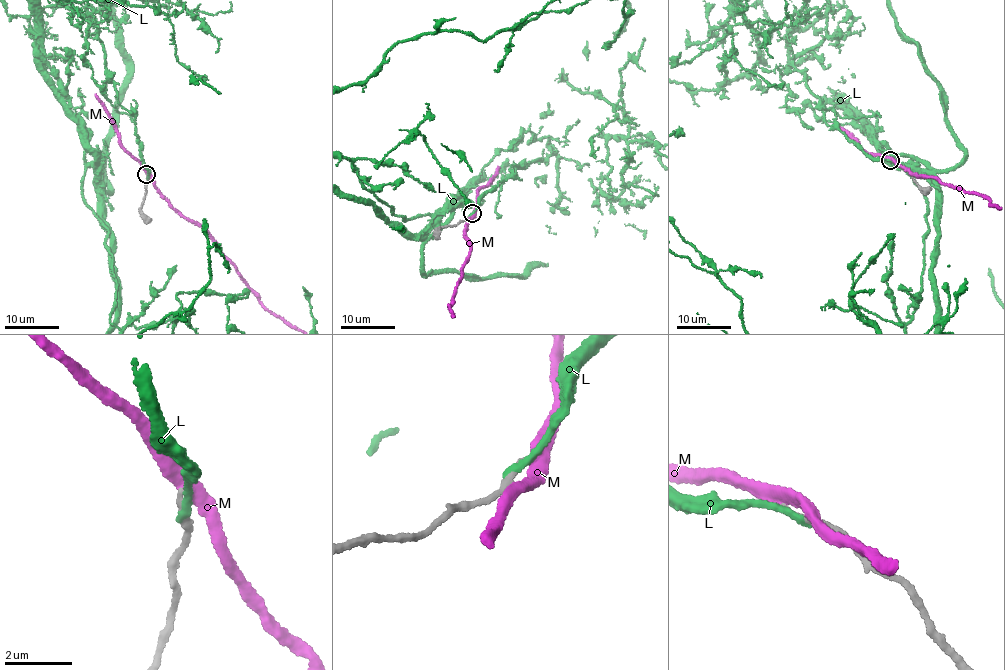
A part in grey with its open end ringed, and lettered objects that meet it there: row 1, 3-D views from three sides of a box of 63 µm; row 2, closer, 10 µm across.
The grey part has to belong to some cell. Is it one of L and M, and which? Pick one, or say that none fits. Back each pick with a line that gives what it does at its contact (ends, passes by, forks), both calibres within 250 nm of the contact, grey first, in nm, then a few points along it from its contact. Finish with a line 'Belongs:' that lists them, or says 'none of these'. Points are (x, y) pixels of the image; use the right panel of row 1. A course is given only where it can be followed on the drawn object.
Belongs: none of these

